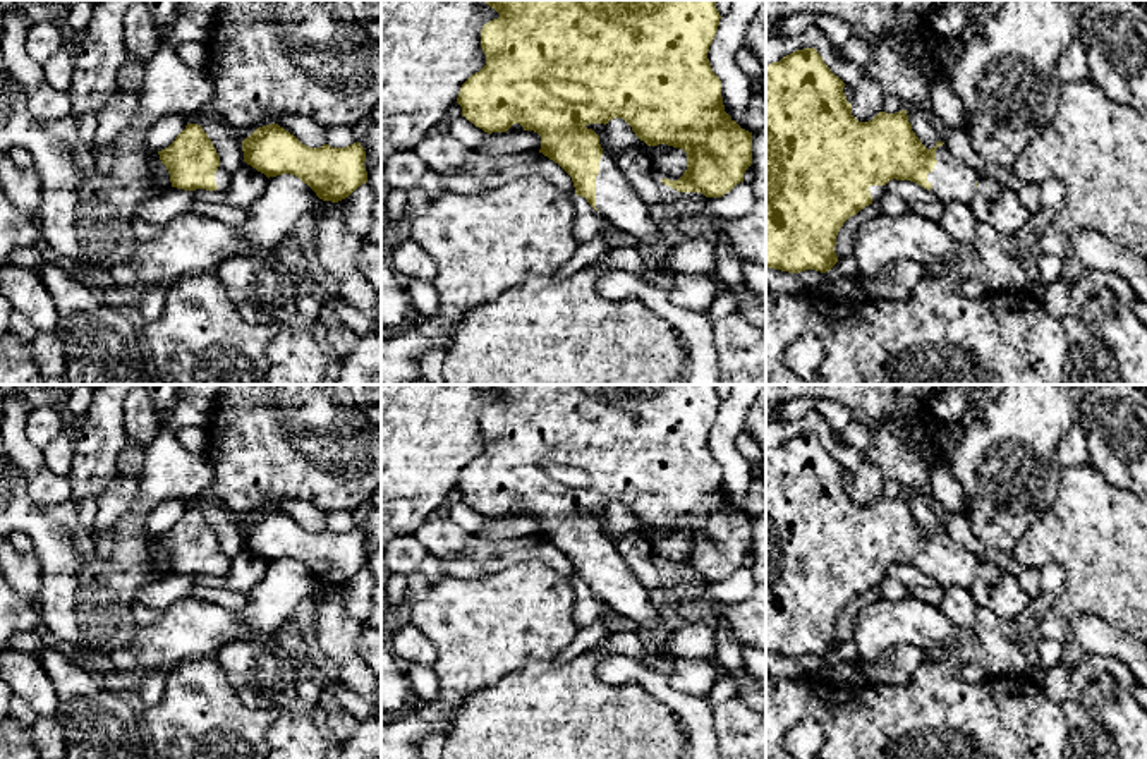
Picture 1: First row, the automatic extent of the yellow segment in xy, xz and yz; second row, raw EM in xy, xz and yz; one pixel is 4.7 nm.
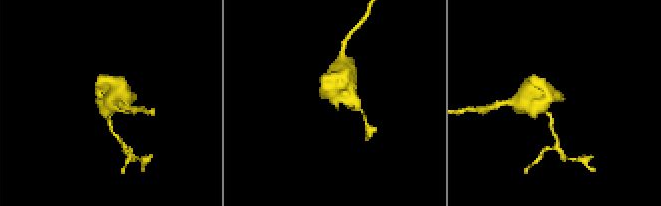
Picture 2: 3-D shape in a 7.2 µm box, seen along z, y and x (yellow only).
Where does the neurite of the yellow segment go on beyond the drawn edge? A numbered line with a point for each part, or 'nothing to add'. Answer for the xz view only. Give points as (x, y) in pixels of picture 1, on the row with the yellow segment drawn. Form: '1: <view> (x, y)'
1: xz (617, 200)

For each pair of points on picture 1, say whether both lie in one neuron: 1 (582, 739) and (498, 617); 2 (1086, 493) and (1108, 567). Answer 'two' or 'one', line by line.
1: two
2: one

